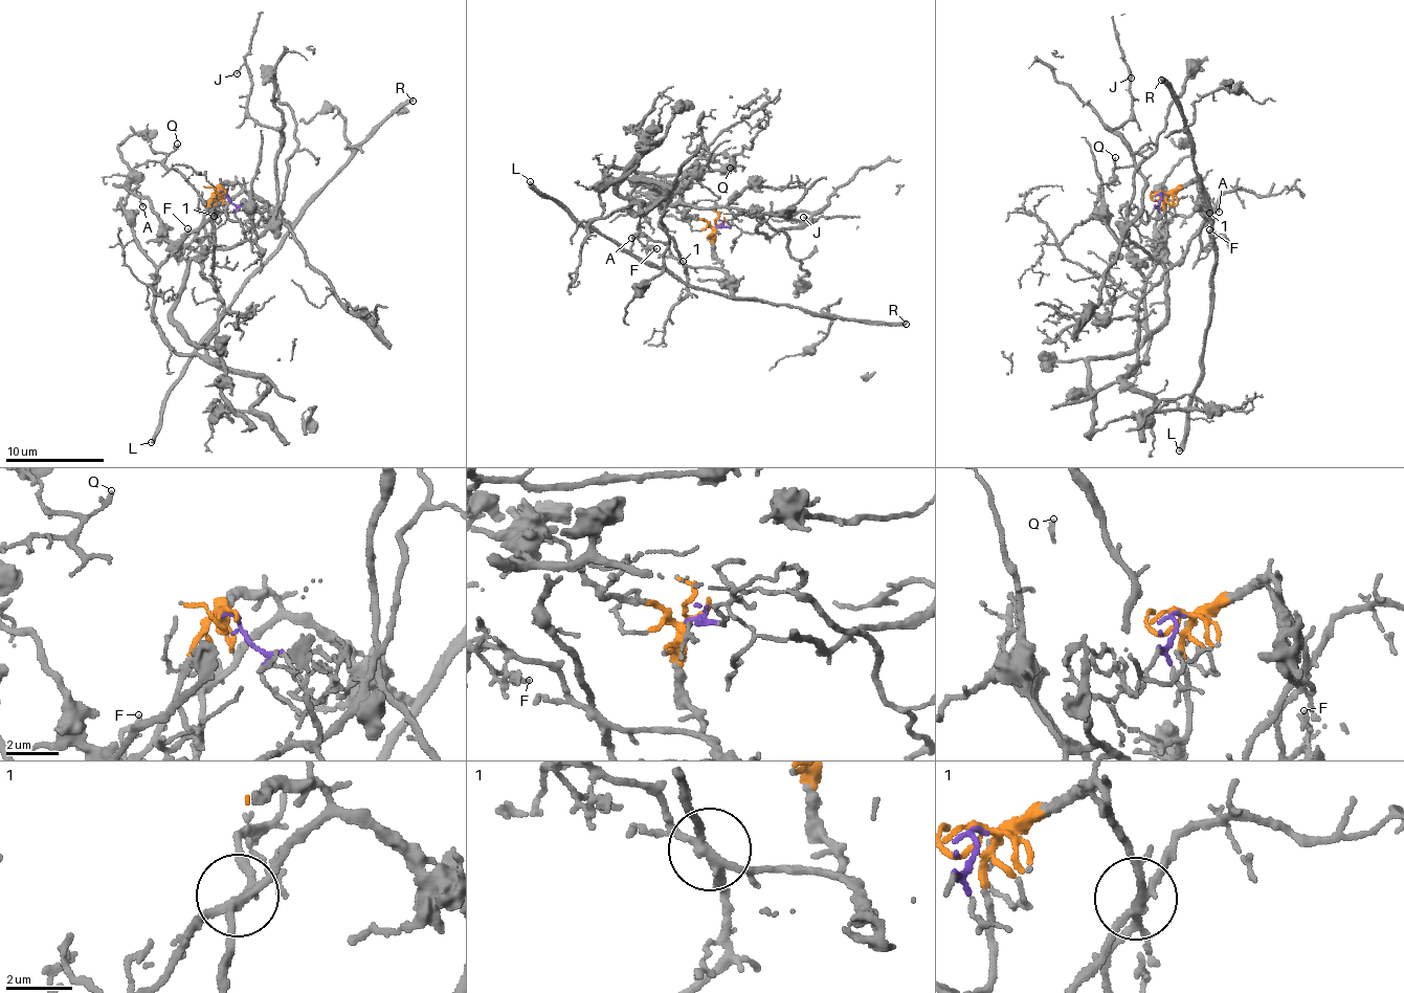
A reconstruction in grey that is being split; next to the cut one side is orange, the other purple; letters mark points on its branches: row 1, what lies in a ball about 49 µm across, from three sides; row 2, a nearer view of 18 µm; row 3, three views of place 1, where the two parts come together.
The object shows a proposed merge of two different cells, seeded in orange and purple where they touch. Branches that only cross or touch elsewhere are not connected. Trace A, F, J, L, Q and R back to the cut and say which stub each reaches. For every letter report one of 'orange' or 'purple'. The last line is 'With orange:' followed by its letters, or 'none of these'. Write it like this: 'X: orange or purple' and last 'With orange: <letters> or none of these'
A: purple
F: orange
J: purple
L: orange
Q: purple
R: orange
With orange: F, L, R

